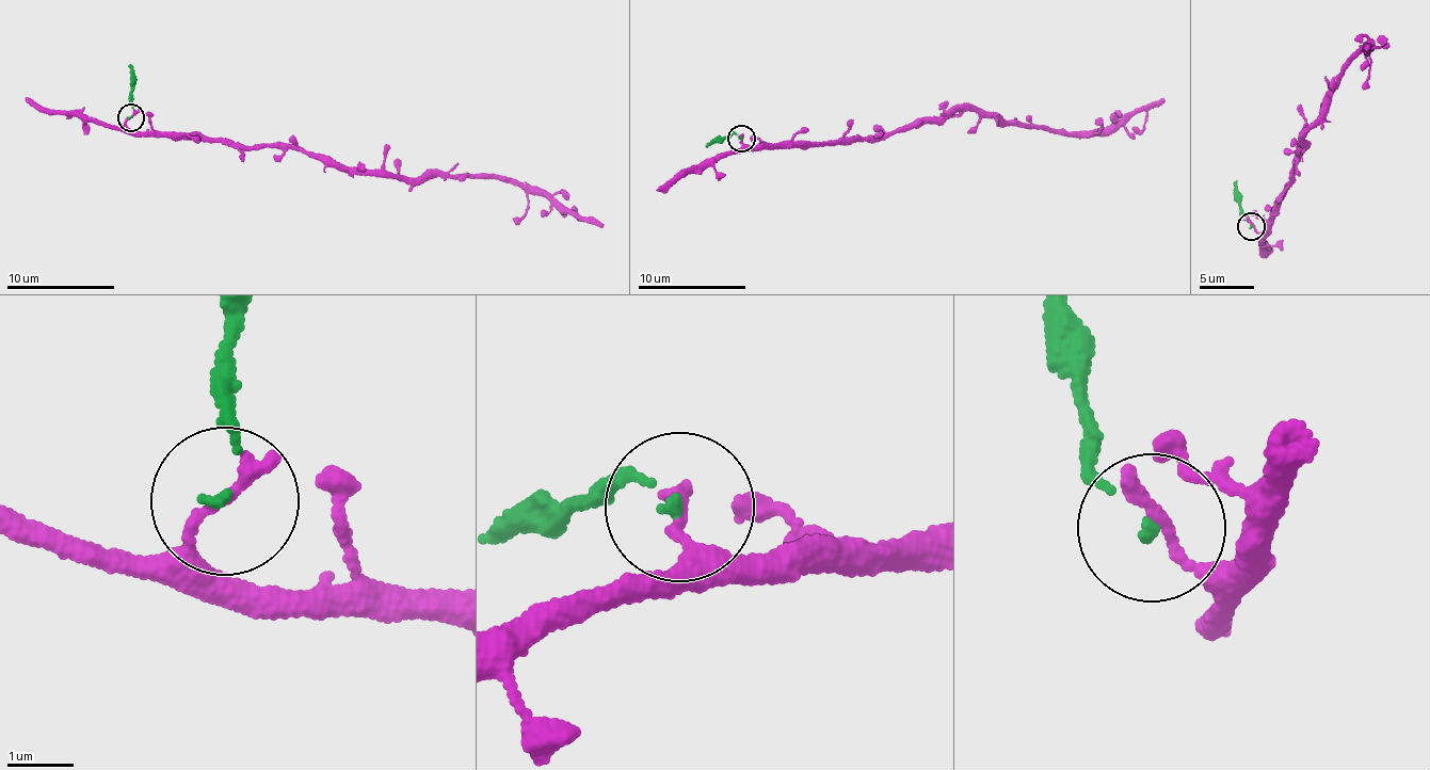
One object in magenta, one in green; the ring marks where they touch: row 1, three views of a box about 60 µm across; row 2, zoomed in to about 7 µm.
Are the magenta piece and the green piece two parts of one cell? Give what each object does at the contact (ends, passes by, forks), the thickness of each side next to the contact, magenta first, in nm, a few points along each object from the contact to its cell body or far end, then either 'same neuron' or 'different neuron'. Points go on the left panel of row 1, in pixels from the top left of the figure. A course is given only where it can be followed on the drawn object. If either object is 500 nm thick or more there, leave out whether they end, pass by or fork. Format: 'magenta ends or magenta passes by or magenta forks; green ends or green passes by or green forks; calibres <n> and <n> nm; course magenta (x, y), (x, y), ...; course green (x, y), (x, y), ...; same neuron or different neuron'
magenta ends; green ends; calibres 240 and 80 nm; course magenta (129, 117), (129, 129), (143, 133), (303, 150), (420, 185), (436, 175), (511, 182), (581, 220), (574, 205); course green (130, 116), (129, 65); different neuron

